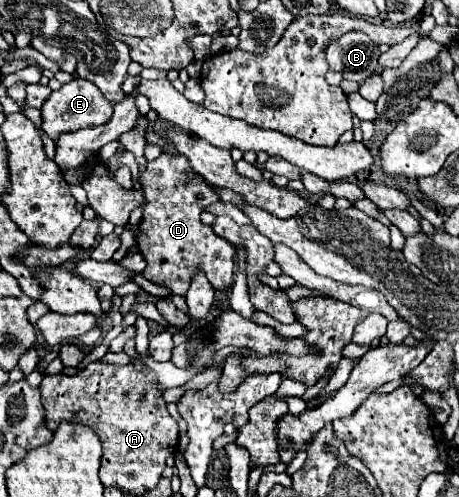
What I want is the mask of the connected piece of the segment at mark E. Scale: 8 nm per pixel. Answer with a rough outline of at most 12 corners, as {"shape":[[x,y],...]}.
{"shape":[[77,77],[41,107],[41,129],[63,133],[103,125],[113,105]]}

